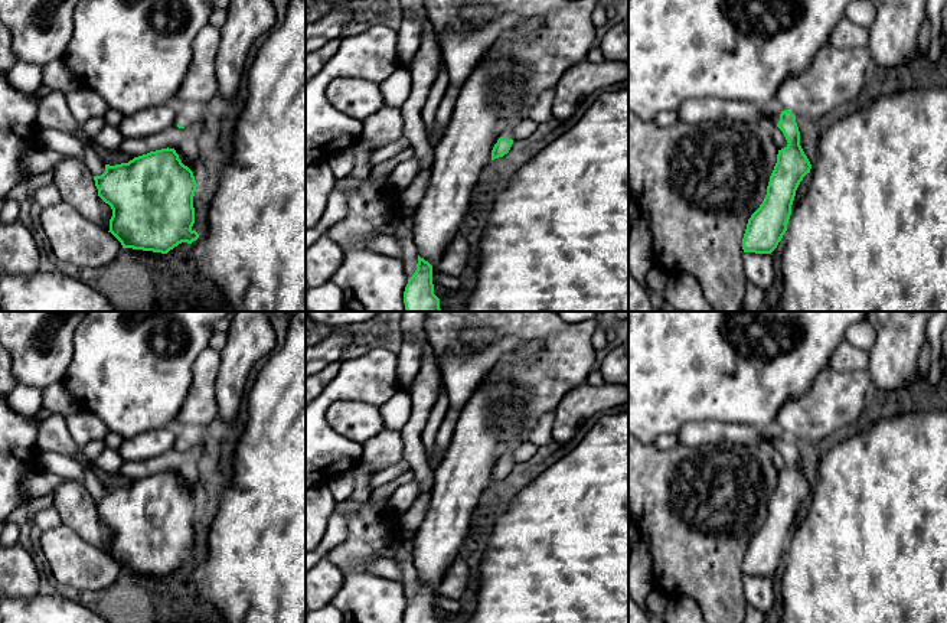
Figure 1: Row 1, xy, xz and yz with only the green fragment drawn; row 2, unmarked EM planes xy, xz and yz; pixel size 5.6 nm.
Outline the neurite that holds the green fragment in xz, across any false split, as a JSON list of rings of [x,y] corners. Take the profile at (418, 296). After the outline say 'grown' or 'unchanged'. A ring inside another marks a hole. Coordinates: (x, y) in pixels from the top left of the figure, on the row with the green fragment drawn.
[[[418,255],[417,270],[404,291],[405,312],[441,312],[434,294],[432,265]]]; unchanged

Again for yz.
[[[775,105],[768,117],[768,124],[778,127],[788,144],[778,150],[767,195],[748,219],[742,238],[744,252],[771,254],[777,248],[787,231],[796,190],[812,169],[800,146],[796,115],[788,110],[780,112]]]; grown

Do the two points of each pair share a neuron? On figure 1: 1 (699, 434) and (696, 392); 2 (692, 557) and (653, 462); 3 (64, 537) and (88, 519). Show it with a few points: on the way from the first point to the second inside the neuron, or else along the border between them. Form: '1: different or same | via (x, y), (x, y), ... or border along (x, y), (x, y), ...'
1: different | border along (731, 423), (686, 421), (675, 433)
2: same | via (689, 534), (668, 512), (666, 492), (659, 485)
3: different | border along (62, 522), (101, 550)

